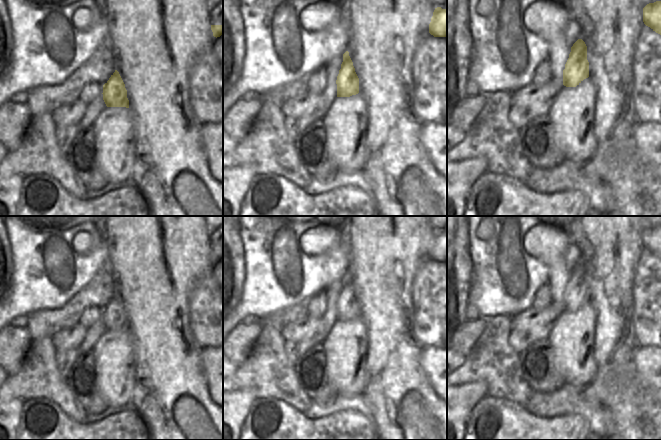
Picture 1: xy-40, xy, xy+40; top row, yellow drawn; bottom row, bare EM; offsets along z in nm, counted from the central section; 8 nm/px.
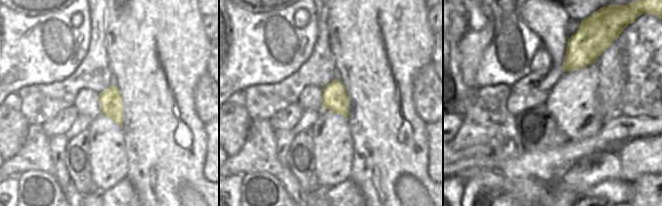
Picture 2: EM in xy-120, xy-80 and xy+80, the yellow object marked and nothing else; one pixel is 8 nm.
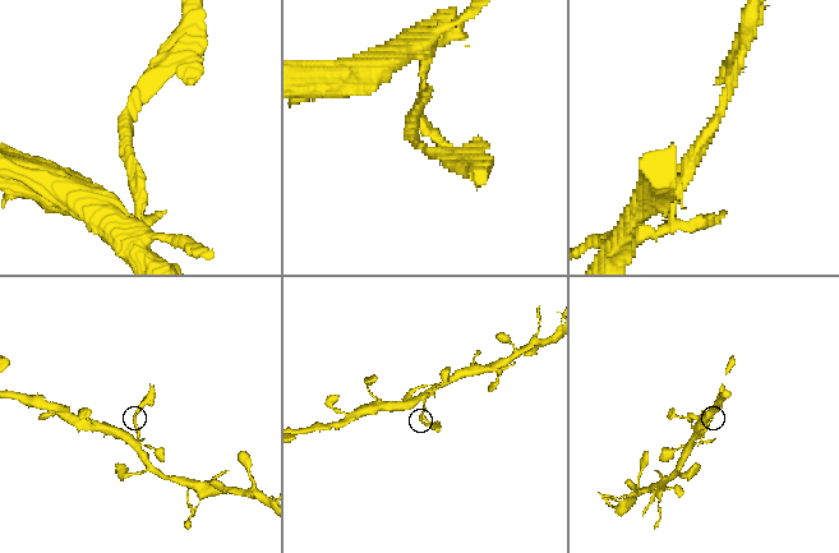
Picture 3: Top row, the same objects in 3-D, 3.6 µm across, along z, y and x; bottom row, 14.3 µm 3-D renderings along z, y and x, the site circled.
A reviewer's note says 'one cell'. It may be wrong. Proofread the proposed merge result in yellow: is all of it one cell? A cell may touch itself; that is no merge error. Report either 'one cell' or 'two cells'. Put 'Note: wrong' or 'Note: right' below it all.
two cells
Note: wrong

